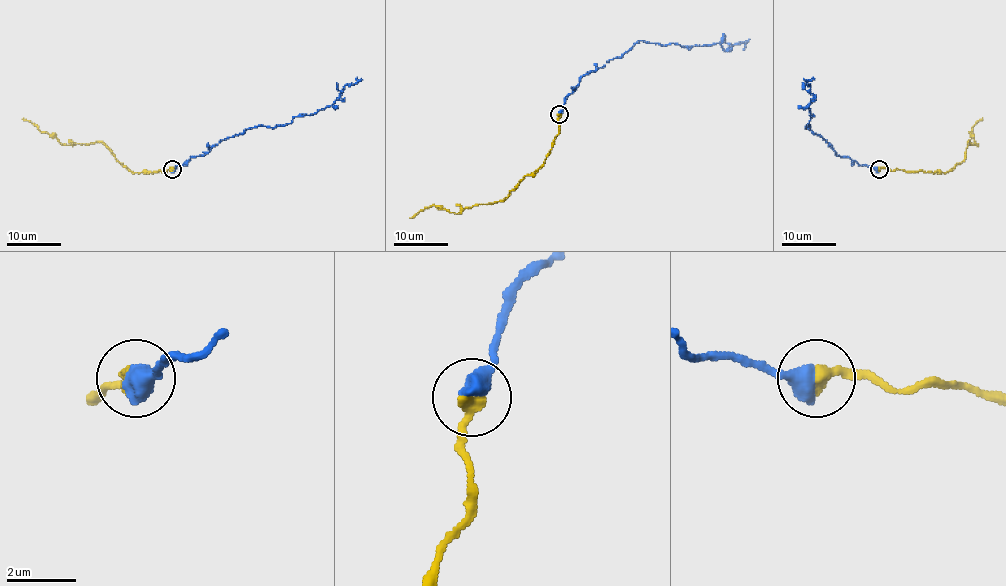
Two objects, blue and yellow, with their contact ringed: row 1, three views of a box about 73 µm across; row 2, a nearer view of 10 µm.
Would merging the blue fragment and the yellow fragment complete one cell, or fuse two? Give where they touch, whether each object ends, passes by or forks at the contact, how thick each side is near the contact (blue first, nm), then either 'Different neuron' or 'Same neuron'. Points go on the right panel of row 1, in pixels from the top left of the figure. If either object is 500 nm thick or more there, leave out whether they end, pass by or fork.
Place: (879, 169). Thickness 600 nm (blue) against 420 nm. Same neuron

